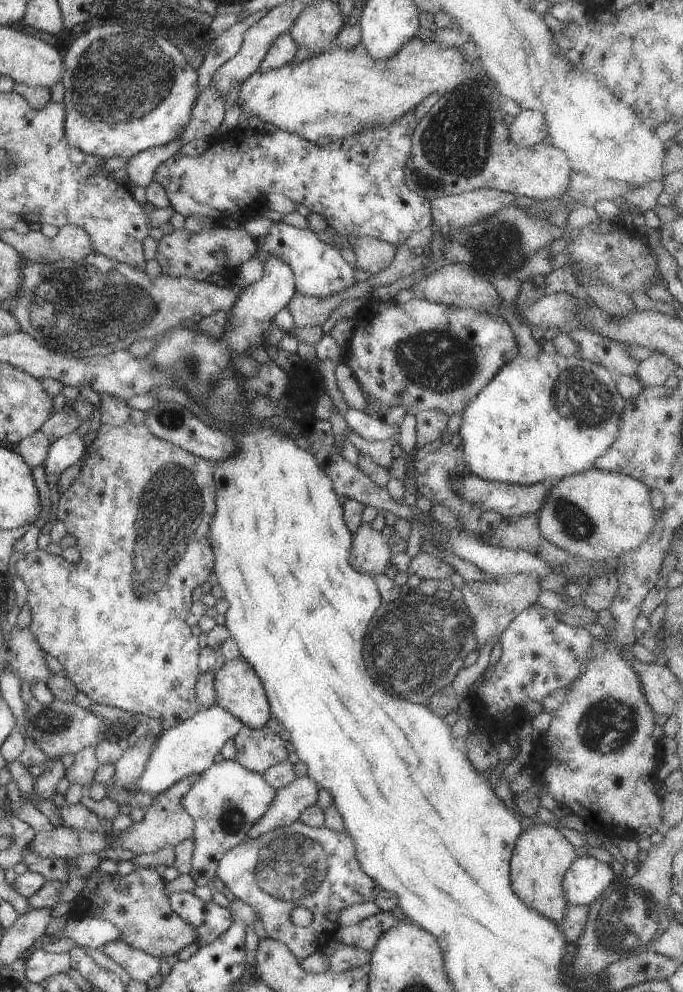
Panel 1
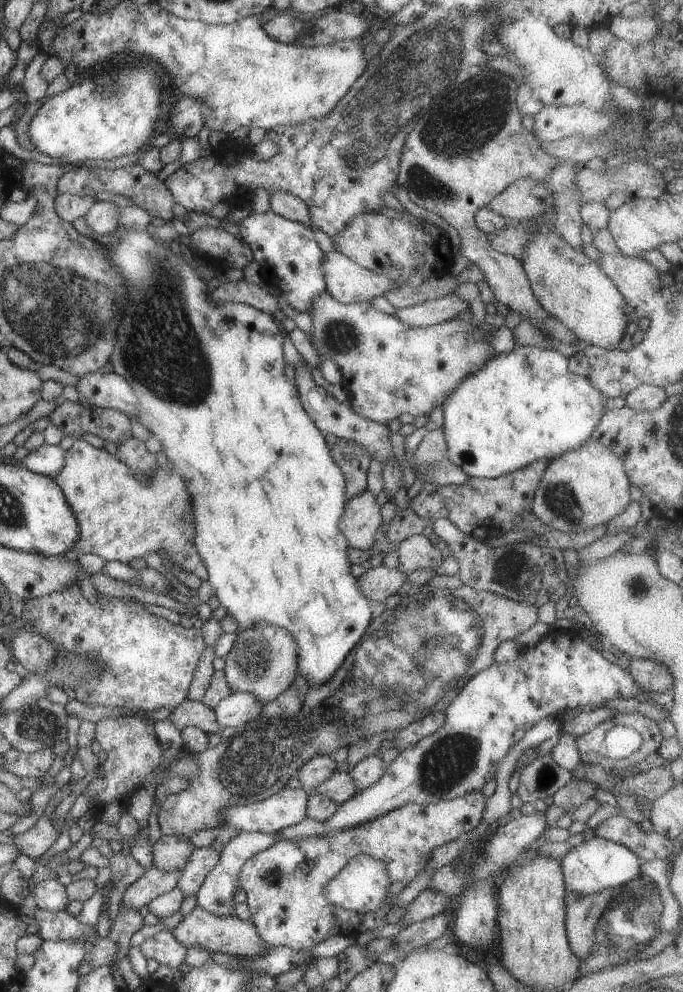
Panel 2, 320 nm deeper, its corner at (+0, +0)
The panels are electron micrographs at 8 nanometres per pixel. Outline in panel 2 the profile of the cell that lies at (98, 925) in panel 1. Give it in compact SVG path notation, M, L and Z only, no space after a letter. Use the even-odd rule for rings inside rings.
M167 929L154 934L152 938L141 943L141 951L147 959L157 960L166 970L178 968L184 964L187 948L176 940Z

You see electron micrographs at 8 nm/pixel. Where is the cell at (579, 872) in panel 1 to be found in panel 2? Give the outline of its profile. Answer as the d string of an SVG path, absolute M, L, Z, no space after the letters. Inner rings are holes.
M594 835L585 840L560 859L564 875L565 888L582 895L593 895L610 887L619 887L641 875L640 866L643 861L627 846Z

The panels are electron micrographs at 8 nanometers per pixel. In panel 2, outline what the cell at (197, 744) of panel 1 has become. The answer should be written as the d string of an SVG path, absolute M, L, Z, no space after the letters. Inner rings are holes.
M238 692L231 693L230 696L224 698L213 711L216 722L223 729L227 727L240 729L250 720L259 718L264 706L264 702L260 702L256 696L248 692Z

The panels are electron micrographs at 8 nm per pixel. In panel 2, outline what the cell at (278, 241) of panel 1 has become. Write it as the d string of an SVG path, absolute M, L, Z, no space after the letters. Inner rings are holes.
M272 209L264 213L245 213L239 223L239 232L258 262L264 282L278 289L283 298L296 311L310 314L311 302L318 293L326 291L326 281L321 269L325 254L315 238L315 231L305 224L277 215Z

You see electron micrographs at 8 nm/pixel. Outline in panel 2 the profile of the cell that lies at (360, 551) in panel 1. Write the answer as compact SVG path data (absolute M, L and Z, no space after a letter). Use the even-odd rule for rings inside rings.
M366 490L347 502L344 516L339 522L339 530L350 547L369 550L374 546L376 532L383 524L381 506L376 499Z

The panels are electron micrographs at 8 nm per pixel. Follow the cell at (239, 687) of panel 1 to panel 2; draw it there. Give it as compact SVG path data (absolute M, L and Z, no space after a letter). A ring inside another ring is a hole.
M258 624L256 628L238 631L234 648L224 660L226 667L223 671L231 692L248 692L264 704L276 700L282 692L286 692L298 674L294 638L290 636L290 632L282 632L282 628L268 624Z

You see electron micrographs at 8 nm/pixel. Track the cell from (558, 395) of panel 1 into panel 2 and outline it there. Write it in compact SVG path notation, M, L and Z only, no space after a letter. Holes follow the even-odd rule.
M518 345L508 353L496 353L483 368L466 376L443 403L447 458L468 477L500 478L536 460L558 459L585 443L606 411L606 399L588 378L569 370L569 359L552 348Z

